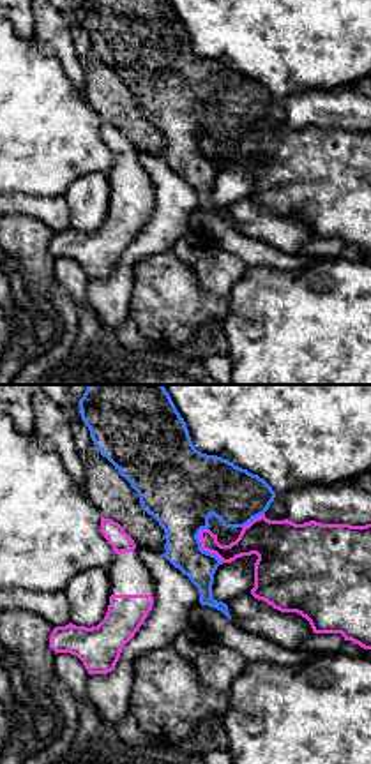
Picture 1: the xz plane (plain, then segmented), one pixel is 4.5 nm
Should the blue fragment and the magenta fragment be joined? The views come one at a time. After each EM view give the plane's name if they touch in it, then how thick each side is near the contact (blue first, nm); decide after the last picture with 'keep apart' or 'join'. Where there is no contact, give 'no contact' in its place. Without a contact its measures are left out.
xz | 300/140 nm

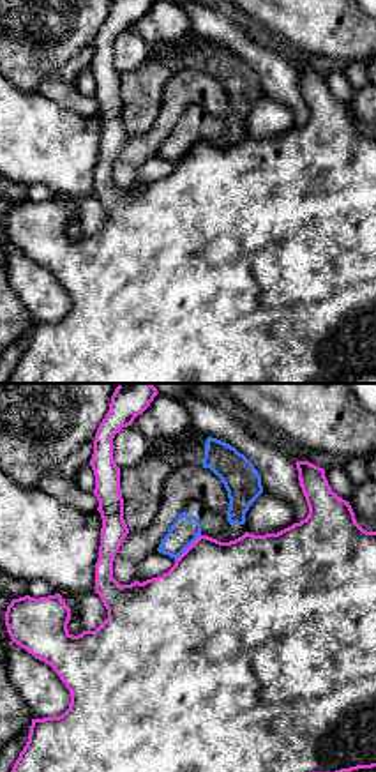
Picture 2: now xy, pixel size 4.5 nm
xy | 130/460 nm

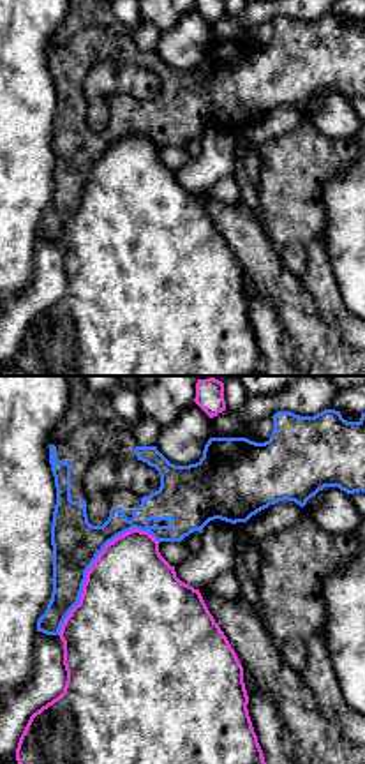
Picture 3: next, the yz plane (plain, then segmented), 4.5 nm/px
yz | 220/460 nm

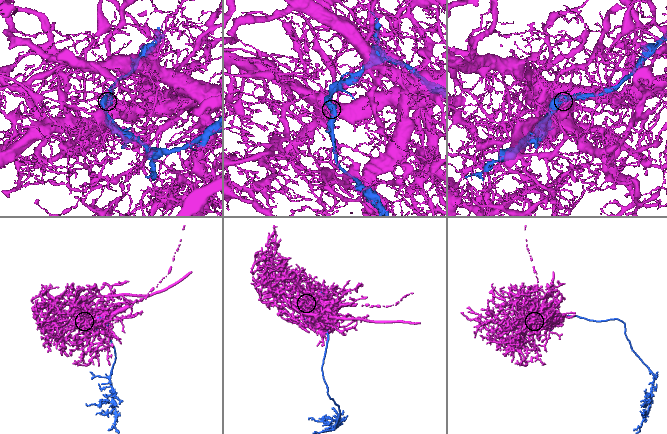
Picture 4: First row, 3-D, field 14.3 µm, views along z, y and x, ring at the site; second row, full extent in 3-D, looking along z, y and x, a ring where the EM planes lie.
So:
keep apart

